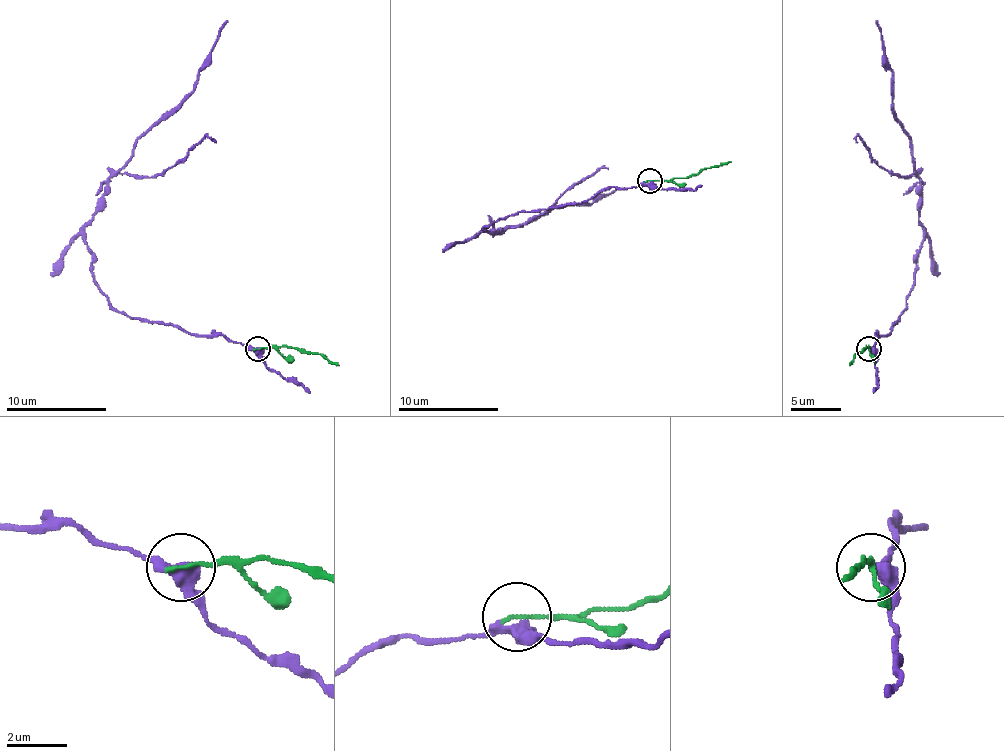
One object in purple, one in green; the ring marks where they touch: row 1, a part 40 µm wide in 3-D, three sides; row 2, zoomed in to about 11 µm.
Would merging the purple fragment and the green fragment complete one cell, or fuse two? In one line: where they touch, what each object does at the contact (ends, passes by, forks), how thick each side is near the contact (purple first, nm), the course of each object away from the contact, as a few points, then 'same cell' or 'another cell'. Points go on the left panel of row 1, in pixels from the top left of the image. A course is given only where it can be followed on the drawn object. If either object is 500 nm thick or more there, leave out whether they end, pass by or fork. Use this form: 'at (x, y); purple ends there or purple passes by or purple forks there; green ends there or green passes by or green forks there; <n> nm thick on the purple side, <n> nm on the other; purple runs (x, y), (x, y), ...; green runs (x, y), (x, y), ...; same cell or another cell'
at (257, 349); purple passes by; green ends there; 420 nm thick on the purple side, 130 nm on the other; purple runs (257, 348), (119, 313), (94, 278), (84, 230), (106, 183), (126, 163), (134, 143), (194, 88), (226, 20); green runs (257, 348), (299, 348), (322, 353), (339, 366); another cell

